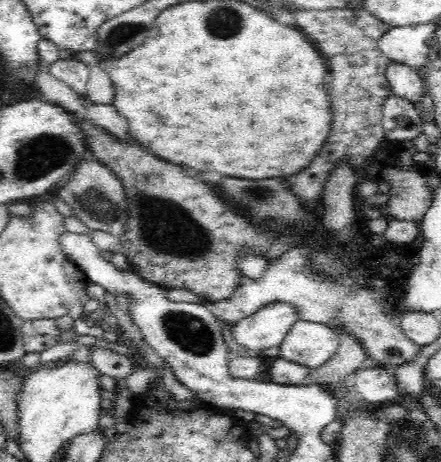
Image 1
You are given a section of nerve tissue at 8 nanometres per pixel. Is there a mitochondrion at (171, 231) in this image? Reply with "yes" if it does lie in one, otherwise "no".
yes

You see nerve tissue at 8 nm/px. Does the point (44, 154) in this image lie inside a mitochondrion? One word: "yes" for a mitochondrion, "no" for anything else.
yes

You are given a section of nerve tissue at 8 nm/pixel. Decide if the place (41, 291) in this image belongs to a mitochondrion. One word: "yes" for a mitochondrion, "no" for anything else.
no

